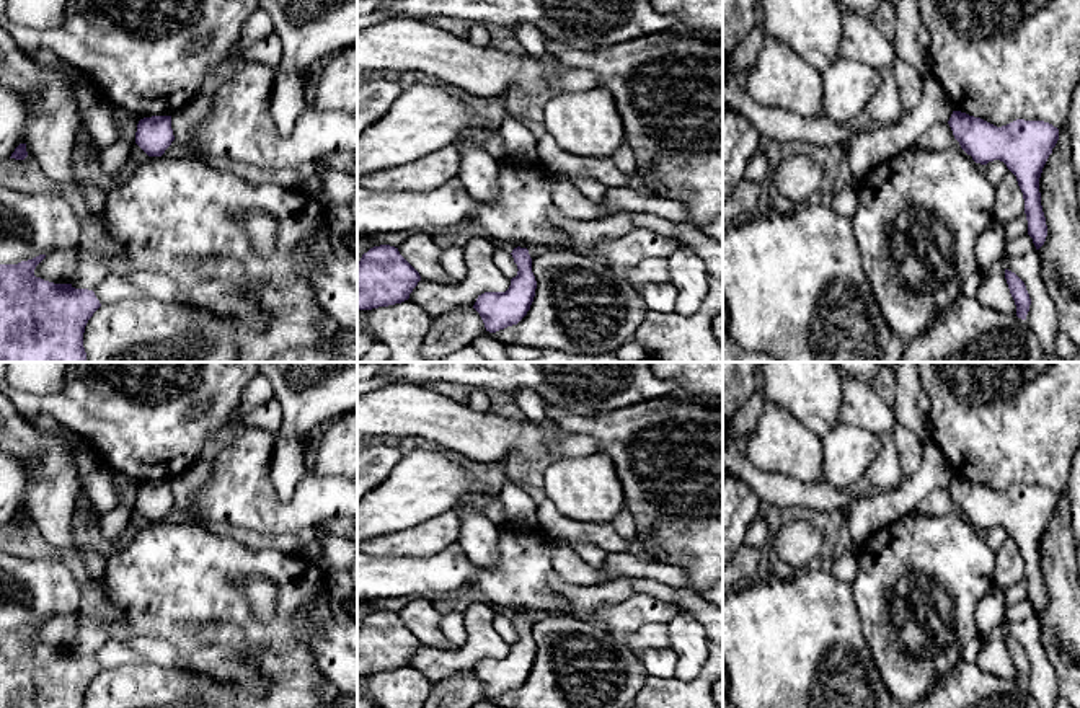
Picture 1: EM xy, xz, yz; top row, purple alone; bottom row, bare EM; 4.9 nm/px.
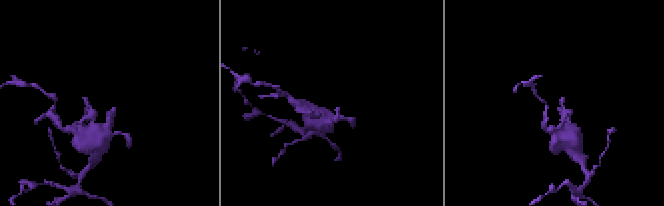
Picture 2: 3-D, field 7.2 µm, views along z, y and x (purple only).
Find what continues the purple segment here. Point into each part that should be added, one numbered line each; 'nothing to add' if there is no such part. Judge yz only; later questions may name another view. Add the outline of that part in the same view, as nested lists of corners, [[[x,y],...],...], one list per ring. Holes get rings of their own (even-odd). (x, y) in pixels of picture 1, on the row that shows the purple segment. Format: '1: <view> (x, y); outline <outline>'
nothing to add

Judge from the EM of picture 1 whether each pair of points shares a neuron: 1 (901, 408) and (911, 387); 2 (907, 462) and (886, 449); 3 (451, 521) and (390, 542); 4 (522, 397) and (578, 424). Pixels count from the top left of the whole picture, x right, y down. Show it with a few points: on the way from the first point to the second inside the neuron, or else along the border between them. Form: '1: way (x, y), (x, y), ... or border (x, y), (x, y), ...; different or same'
1: way (906, 403), (906, 392); same
2: border (891, 433), (901, 472), (906, 477); different
3: way (436, 534), (420, 542), (405, 542); same
4: border (544, 402), (545, 413), (565, 429), (575, 433); different

